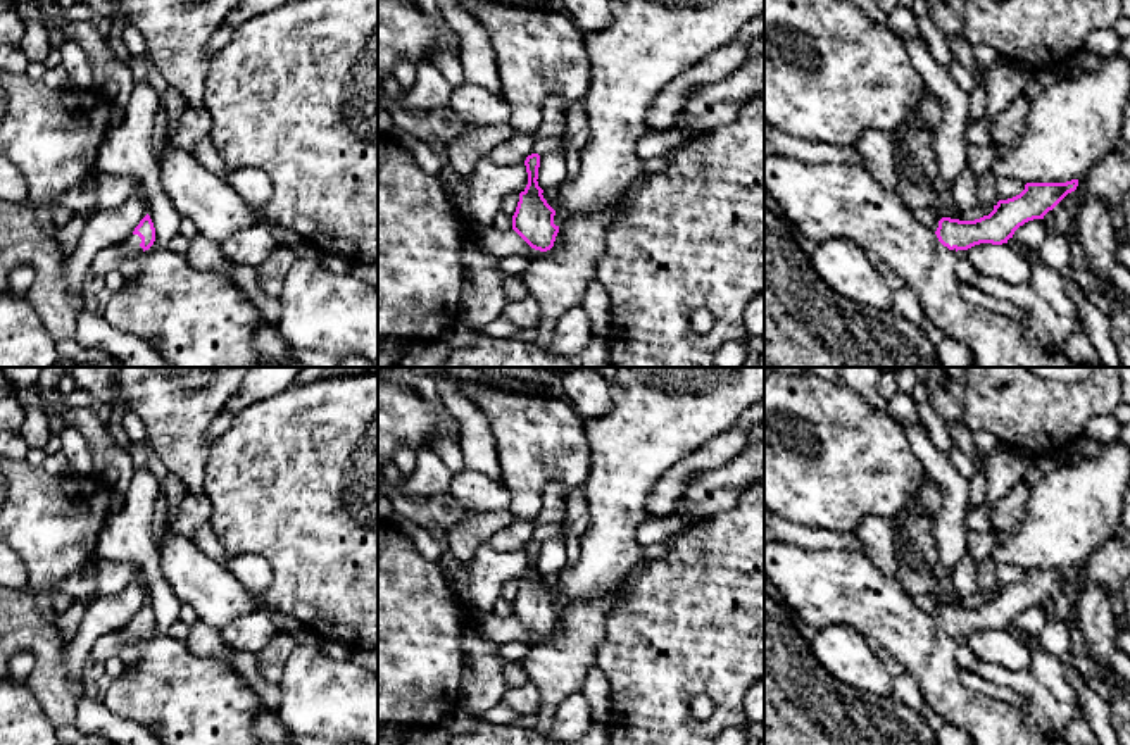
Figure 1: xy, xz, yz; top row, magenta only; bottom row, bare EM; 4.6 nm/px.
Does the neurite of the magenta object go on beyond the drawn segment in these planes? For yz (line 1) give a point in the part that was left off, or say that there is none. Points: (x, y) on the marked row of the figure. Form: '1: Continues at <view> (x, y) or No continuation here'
1: No continuation here

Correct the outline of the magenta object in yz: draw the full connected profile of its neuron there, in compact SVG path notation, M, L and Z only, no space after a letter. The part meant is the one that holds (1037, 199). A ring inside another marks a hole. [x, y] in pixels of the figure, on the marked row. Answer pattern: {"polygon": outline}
{"polygon": "M1078 179L1066 183L1026 183L1020 195L999 200L989 216L975 221L942 217L935 235L944 247L956 252L980 243L1008 243L1020 226L1033 219L1044 219L1077 186Z"}

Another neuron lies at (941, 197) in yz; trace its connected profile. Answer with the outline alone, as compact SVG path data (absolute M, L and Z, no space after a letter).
M940 178L935 179L933 191L935 191L935 195L933 195L932 205L940 205L945 210L945 217L966 221L966 217L959 210L954 197L945 193L945 186L944 186L944 181Z

